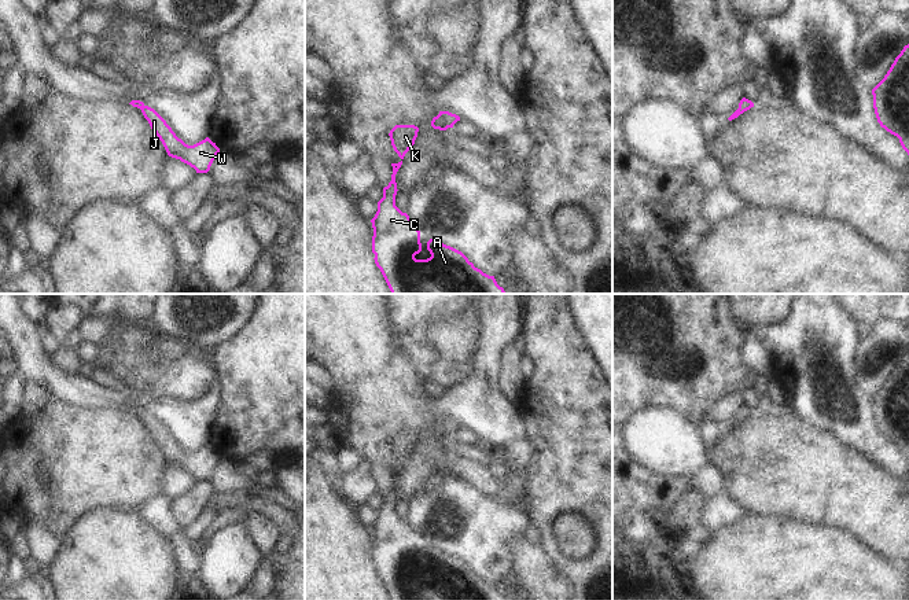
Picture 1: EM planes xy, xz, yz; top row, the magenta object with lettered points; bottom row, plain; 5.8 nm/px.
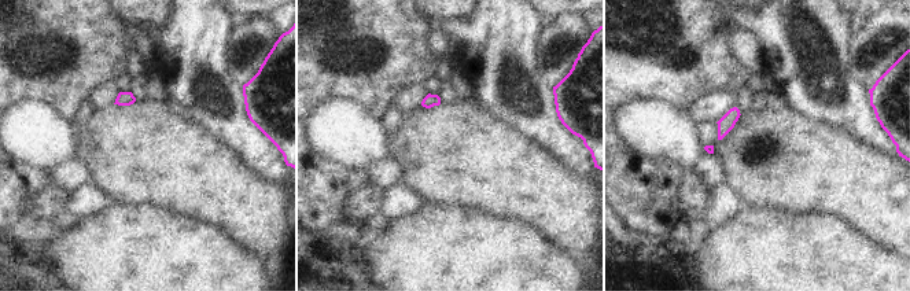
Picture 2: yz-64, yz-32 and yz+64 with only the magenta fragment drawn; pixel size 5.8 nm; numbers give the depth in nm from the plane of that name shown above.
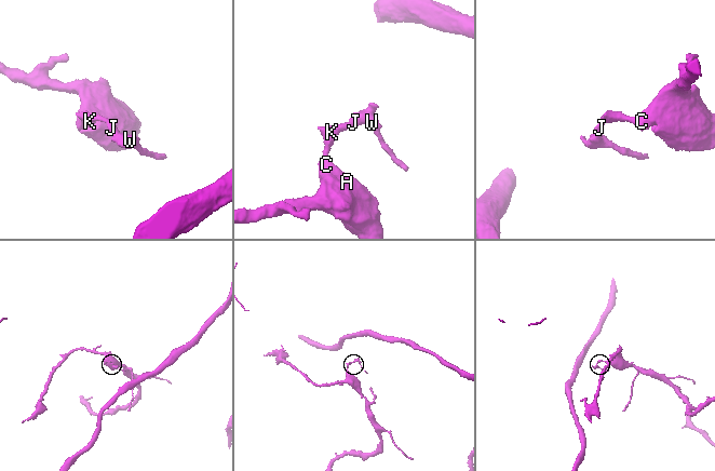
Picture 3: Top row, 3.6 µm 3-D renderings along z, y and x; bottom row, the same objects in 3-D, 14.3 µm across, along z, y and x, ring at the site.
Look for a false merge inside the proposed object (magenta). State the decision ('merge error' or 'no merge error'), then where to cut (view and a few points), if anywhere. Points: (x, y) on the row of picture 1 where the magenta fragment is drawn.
no merge error; no cut

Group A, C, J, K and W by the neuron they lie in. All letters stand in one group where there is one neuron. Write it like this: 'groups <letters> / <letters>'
groups A C J K W

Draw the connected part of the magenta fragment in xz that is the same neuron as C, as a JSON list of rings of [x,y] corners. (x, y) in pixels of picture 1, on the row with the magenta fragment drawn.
[[[402,161],[391,163],[391,181],[383,188],[383,198],[378,202],[378,211],[371,220],[373,228],[372,253],[375,264],[380,269],[391,294],[507,294],[494,276],[483,273],[459,250],[438,240],[430,239],[427,250],[431,257],[416,259],[422,251],[419,227],[395,206],[395,174]]]

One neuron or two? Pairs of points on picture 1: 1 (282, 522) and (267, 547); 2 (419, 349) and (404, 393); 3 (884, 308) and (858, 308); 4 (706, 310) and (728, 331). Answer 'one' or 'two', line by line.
1: two
2: two
3: one
4: one

